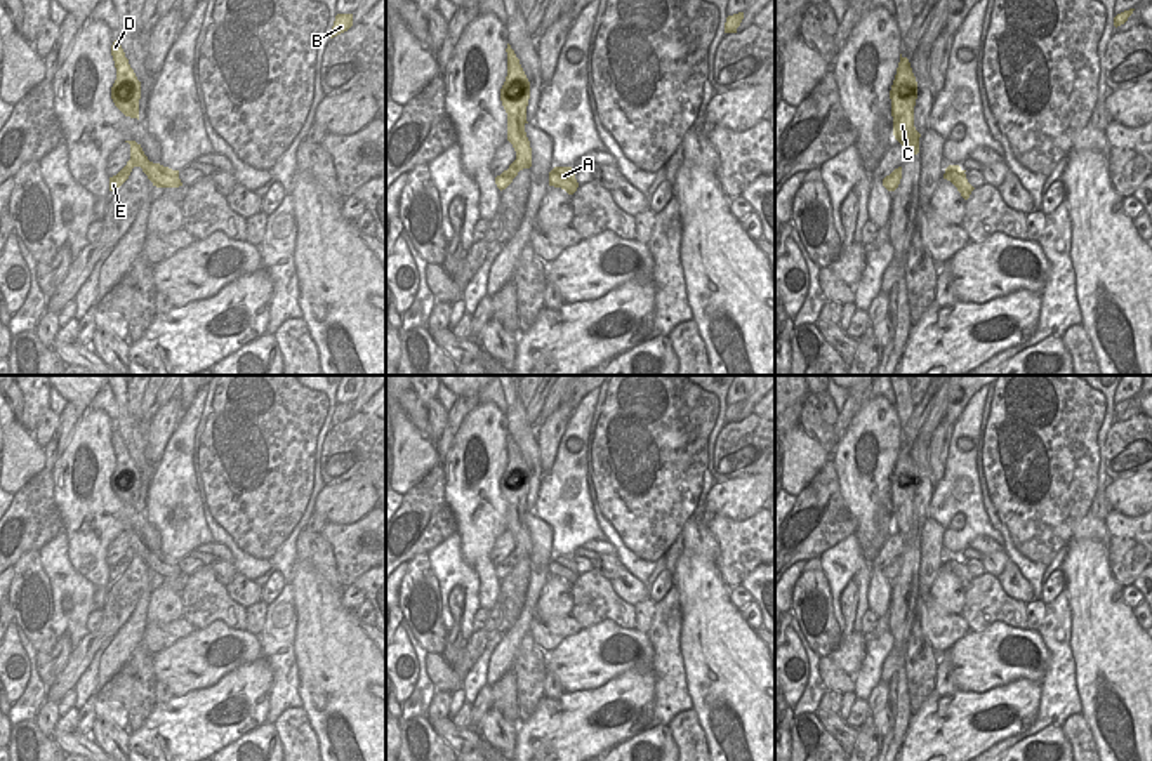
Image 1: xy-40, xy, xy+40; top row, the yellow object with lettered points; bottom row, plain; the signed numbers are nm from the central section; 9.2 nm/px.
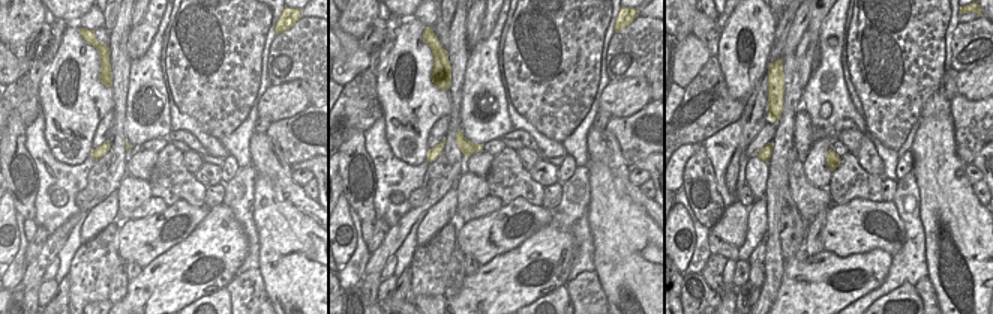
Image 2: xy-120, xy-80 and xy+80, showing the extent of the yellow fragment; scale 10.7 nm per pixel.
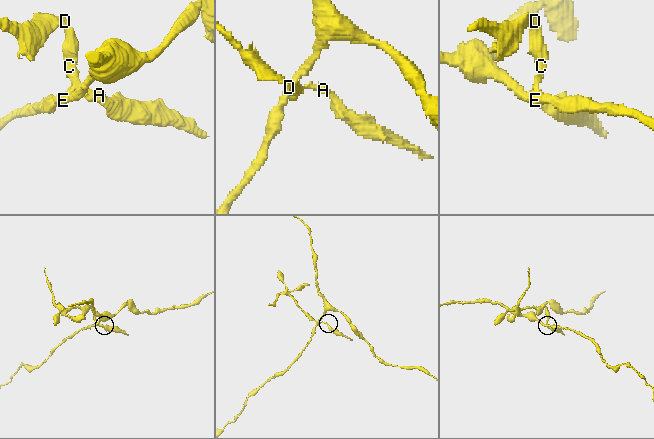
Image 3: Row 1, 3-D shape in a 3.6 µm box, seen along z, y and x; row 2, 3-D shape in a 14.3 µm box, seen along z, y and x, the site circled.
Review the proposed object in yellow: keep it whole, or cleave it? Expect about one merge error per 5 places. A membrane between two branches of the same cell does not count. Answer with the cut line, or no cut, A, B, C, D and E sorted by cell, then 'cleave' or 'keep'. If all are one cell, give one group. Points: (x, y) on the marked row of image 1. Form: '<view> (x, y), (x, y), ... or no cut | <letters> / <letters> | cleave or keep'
xy (515, 160), (518, 171) | A C D / B E | cleave

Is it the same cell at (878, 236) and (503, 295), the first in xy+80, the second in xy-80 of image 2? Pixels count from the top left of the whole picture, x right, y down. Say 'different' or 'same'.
different

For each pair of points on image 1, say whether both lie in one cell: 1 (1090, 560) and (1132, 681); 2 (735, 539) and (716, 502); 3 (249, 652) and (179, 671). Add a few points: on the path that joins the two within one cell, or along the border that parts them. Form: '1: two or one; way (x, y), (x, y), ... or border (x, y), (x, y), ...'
1: one; way (1092, 589), (1111, 652)
2: two; border (756, 511), (744, 520), (716, 516)
3: one; way (235, 636), (226, 635), (204, 641), (200, 650)

